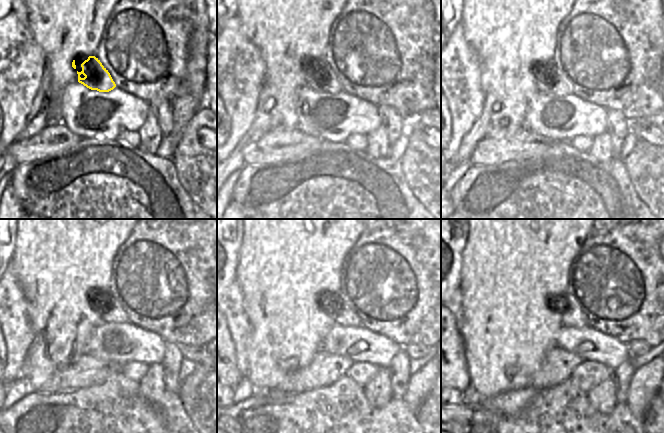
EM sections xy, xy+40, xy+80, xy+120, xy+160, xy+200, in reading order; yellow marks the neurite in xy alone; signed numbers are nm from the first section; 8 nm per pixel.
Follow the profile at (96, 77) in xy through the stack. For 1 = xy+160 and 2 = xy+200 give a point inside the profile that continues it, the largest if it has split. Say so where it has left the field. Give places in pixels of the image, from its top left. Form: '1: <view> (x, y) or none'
1: xy+160 (343, 315)
2: xy+200 (572, 316)

